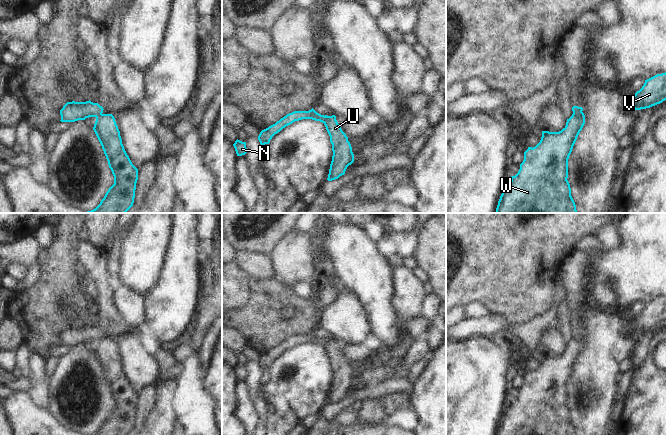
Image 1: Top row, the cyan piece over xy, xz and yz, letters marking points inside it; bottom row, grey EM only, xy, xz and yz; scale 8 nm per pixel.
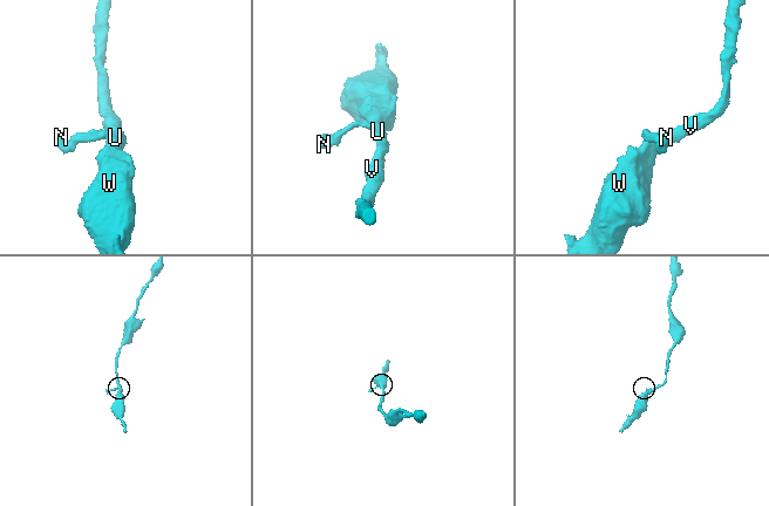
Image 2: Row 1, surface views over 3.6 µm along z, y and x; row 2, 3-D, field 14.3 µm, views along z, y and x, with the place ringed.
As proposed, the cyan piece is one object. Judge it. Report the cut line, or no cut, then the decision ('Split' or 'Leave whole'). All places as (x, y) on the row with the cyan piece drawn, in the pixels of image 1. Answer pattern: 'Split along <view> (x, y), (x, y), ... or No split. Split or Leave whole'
Split along yz (582, 112), (573, 114). Split

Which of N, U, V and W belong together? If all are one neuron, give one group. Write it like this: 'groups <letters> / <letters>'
groups N / U V W

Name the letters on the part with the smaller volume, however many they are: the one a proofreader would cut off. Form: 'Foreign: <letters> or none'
Foreign: N

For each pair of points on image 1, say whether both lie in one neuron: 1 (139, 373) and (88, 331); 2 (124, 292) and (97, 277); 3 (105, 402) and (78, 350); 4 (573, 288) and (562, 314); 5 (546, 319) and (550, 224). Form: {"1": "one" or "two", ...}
{"1": "two", "2": "two", "3": "one", "4": "two", "5": "two"}

